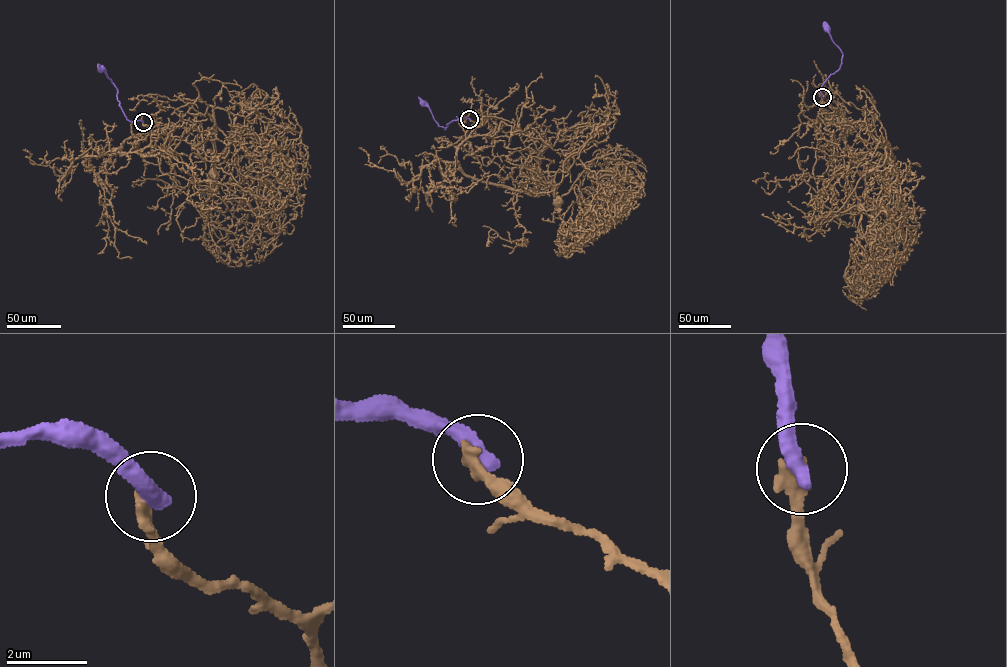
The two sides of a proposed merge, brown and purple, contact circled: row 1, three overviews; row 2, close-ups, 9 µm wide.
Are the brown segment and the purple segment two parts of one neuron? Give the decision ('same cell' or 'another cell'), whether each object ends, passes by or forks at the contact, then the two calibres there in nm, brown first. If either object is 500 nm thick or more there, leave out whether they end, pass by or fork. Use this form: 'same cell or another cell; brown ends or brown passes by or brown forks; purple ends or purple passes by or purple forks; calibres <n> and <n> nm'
another cell; brown ends; purple ends; calibres 400 and 480 nm

